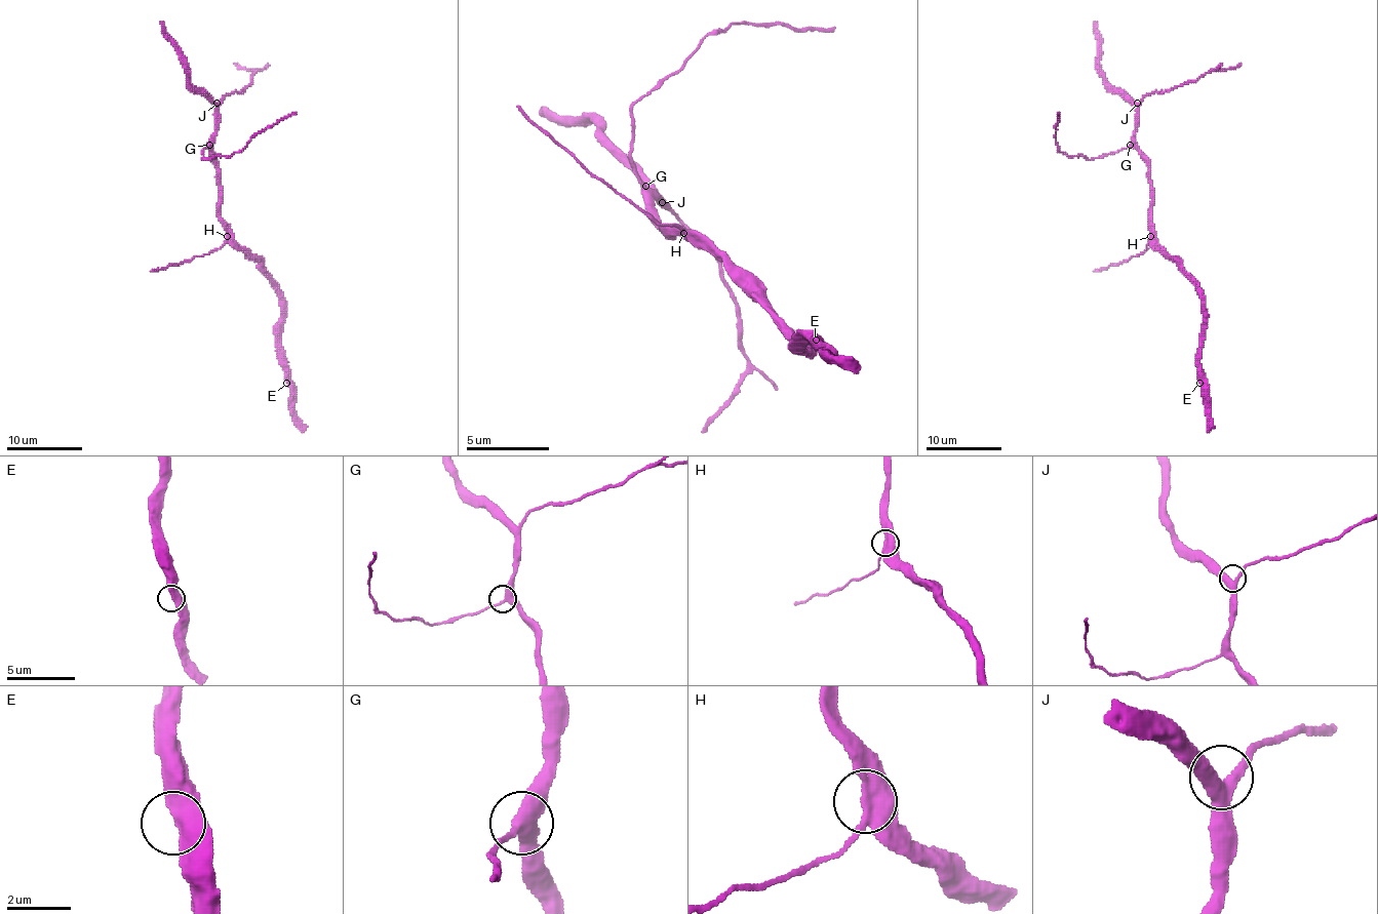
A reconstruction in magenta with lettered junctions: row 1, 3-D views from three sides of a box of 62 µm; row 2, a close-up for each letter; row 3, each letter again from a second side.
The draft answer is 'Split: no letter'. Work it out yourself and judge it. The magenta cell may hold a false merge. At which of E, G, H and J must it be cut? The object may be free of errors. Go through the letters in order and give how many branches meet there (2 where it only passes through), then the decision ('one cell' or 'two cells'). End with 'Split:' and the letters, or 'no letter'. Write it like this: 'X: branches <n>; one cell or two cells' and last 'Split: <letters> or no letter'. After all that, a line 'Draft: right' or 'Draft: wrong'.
E: branches 2; one cell
G: branches 3; one cell
H: branches 3; one cell
J: branches 3; one cell
Split: no letter
Draft: right

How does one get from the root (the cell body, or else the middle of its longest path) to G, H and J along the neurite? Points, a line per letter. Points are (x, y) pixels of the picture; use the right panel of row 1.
G: (1152, 219), (1150, 163), (1130, 145)
H: (1152, 219), (1150, 235)
J: (1152, 219), (1150, 161), (1135, 143), (1137, 103)

